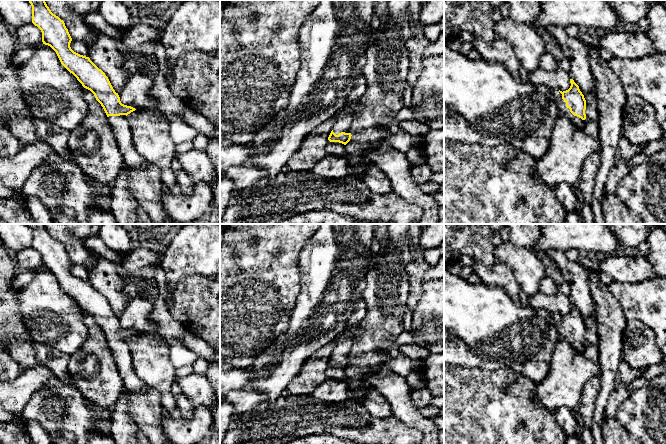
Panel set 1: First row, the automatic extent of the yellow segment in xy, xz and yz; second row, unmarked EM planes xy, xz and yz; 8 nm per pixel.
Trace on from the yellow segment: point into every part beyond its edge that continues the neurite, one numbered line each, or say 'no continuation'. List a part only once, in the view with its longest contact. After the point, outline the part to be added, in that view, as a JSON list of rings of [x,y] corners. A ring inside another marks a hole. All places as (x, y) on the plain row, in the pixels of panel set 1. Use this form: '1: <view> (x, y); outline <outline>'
1: yz (562, 333); outline [[[554,313],[552,315],[558,330],[559,341],[566,339],[578,353],[583,352],[585,350],[585,344],[574,340],[570,336],[570,333],[566,331],[566,326],[562,323],[562,318],[559,316],[558,313]]]

